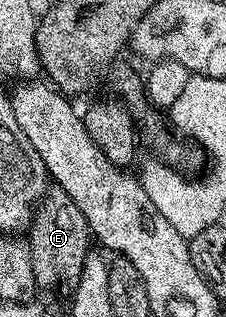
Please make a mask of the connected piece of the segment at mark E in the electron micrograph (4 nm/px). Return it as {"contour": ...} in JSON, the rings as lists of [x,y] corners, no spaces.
{"contour":[[[61,189],[47,194],[44,202],[37,208],[28,231],[30,256],[32,257],[32,273],[35,288],[54,291],[65,283],[77,284],[82,266],[87,255],[91,254],[92,236],[90,226],[86,223],[84,213],[70,202]]]}

